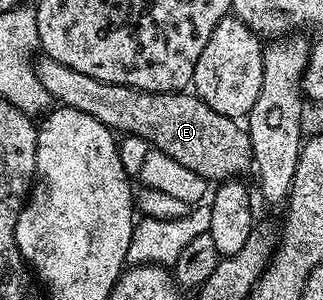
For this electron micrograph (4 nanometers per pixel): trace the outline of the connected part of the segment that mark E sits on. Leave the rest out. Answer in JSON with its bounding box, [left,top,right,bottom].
[34,55,253,182]

